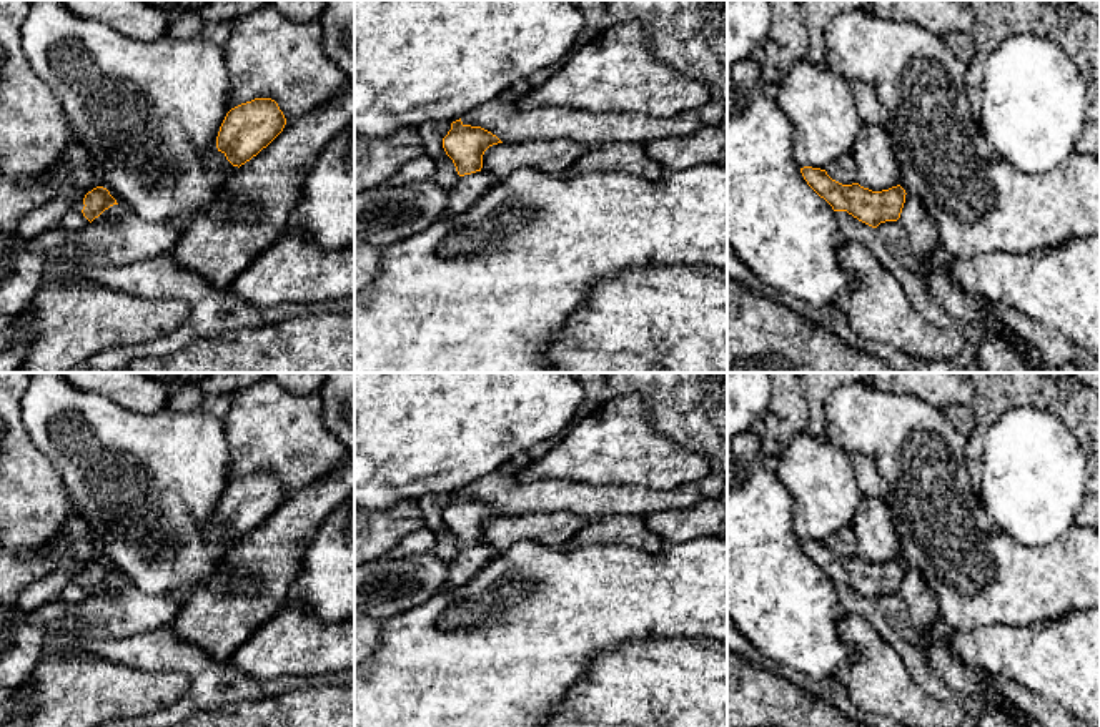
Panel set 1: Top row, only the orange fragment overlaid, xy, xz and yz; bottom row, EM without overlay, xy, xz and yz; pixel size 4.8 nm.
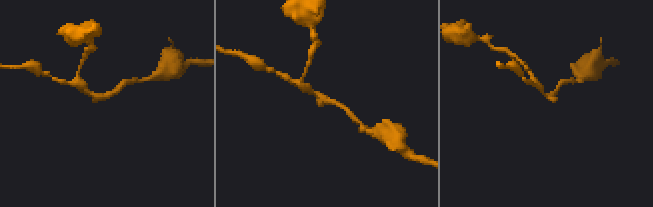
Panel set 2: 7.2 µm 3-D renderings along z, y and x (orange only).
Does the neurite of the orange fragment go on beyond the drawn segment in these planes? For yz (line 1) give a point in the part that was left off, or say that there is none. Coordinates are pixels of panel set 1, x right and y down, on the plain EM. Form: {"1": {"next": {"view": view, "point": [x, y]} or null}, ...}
{"1": {"next": null}}

